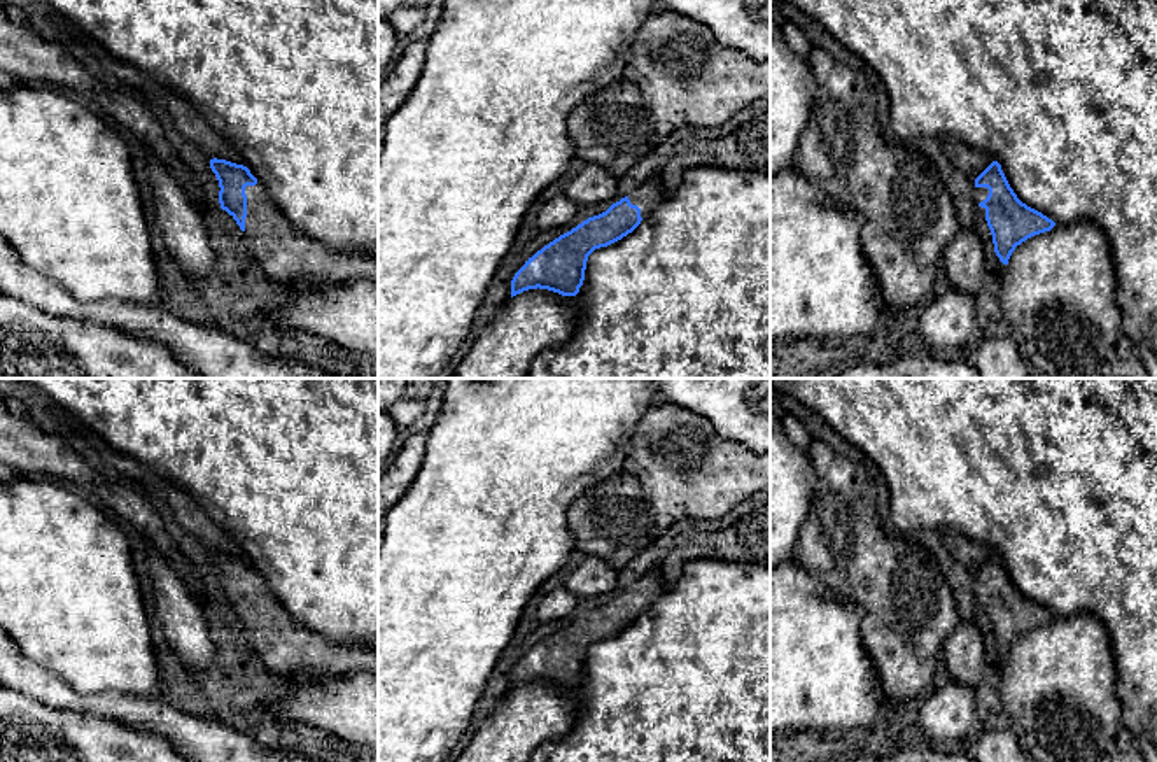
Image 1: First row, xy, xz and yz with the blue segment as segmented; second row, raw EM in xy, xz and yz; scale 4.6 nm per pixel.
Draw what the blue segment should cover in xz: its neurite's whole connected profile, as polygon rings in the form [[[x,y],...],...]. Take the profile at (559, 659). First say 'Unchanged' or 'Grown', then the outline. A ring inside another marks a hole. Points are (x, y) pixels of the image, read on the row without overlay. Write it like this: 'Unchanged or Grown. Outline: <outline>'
Grown. Outline: [[[653,568],[606,604],[588,610],[560,627],[515,666],[511,690],[537,680],[562,688],[576,688],[585,673],[588,648],[632,625],[665,590],[667,585]]]

